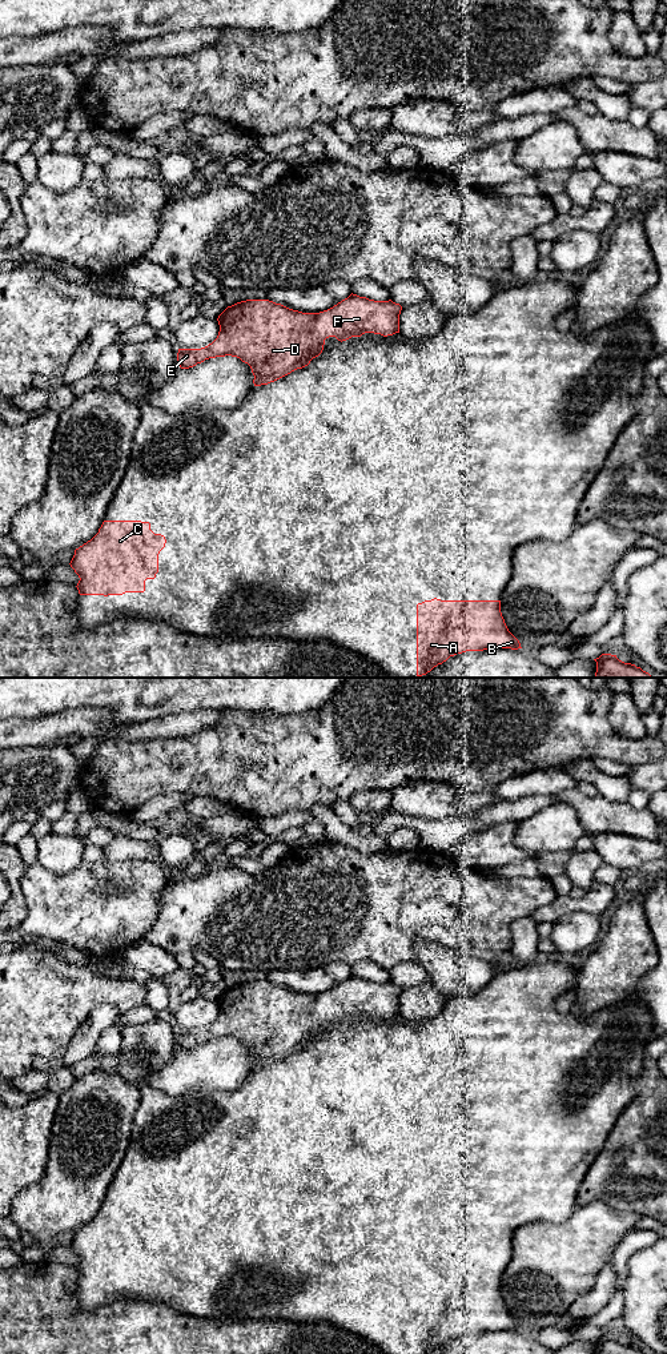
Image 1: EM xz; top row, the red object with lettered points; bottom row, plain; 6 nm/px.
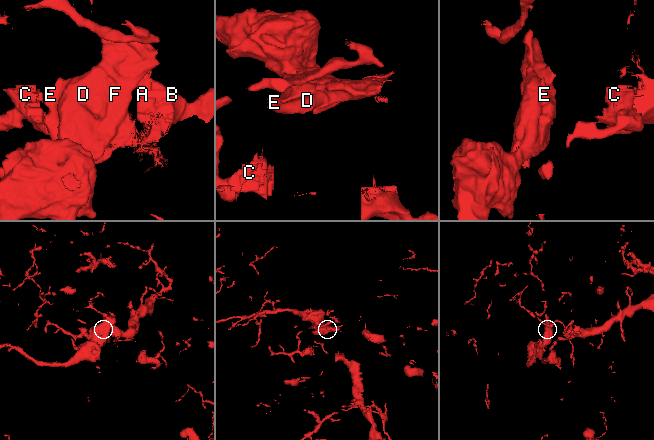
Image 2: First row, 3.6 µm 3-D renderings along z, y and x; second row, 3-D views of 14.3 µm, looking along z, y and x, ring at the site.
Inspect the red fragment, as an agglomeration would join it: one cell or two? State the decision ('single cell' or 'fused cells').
fused cells

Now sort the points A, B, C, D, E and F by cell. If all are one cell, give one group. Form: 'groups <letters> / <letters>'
groups A B C F / D E

